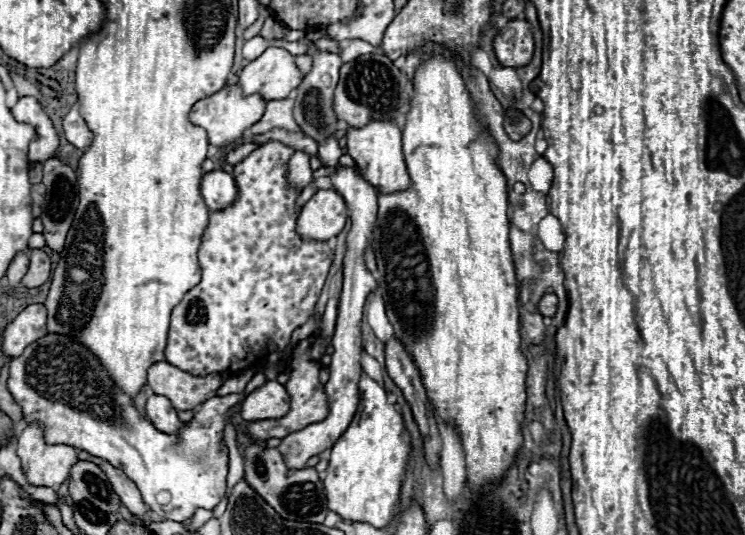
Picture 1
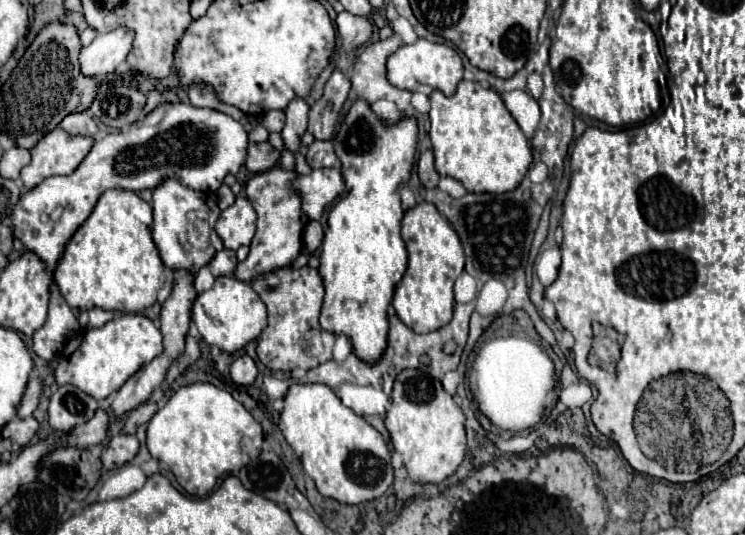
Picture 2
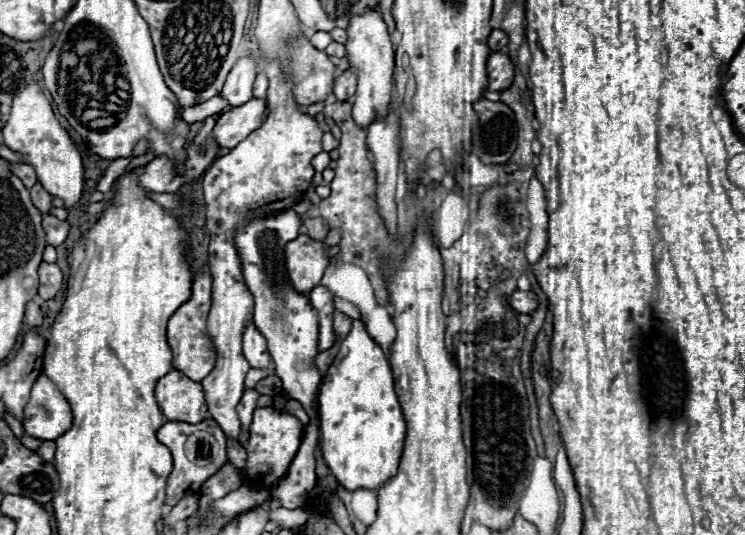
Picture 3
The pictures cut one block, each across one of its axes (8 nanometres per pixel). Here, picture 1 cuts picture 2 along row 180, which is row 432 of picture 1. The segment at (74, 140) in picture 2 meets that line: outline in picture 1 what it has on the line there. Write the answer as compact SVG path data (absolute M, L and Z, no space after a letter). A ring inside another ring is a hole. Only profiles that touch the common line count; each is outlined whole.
M38 424L26 426L18 438L18 458L28 484L58 488L66 478L76 458L76 448L66 444L46 444Z

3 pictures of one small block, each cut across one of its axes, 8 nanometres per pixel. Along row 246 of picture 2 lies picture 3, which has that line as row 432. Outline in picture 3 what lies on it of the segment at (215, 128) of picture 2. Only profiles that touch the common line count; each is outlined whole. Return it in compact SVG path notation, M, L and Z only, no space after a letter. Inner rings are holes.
M40 376L24 410L24 432L38 440L54 440L70 430L70 422L70 404L58 394L50 378Z

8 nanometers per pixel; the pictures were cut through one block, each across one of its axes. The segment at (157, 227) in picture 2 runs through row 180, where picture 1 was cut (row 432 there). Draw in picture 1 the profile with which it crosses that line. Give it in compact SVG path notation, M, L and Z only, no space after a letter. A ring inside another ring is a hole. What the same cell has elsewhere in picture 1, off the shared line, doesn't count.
M156 394L152 398L148 398L146 418L154 424L156 430L160 430L164 434L178 434L186 426L186 422L178 420L178 414L172 408L170 400L164 396L156 396Z

